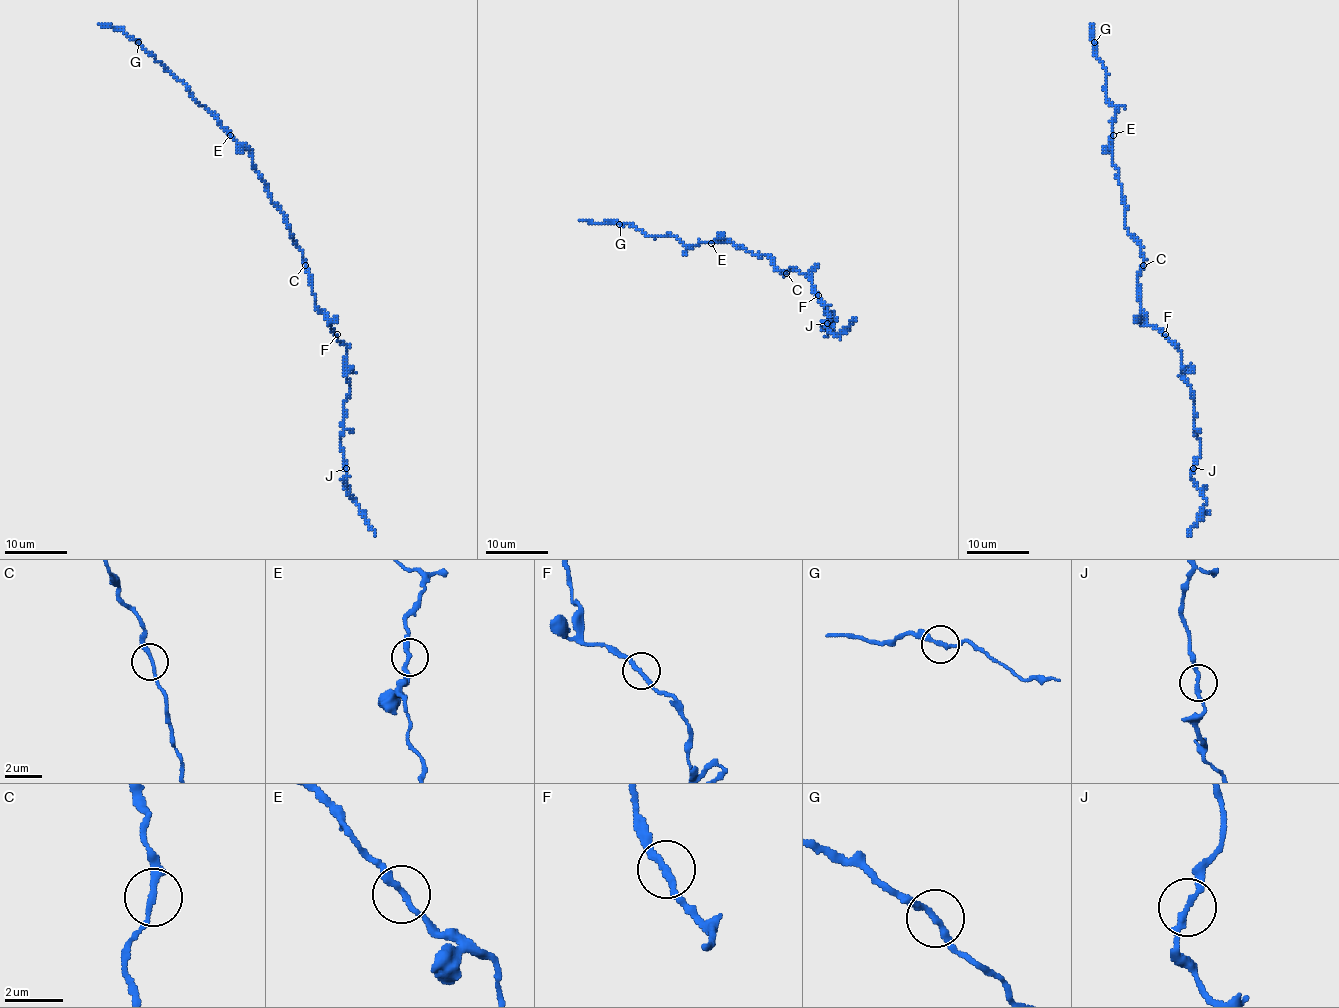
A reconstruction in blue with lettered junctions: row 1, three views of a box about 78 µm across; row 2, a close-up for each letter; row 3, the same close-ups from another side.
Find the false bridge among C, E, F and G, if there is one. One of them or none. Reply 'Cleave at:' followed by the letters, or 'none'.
Cleave at: none

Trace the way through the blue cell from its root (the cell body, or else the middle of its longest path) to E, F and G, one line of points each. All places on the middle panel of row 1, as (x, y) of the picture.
E: (784, 273), (777, 270), (769, 256), (753, 254), (726, 240), (711, 243)
F: (784, 273), (792, 267), (808, 274), (811, 289), (817, 295)
G: (784, 273), (769, 256), (726, 240), (687, 248), (674, 235), (648, 237), (619, 224)

